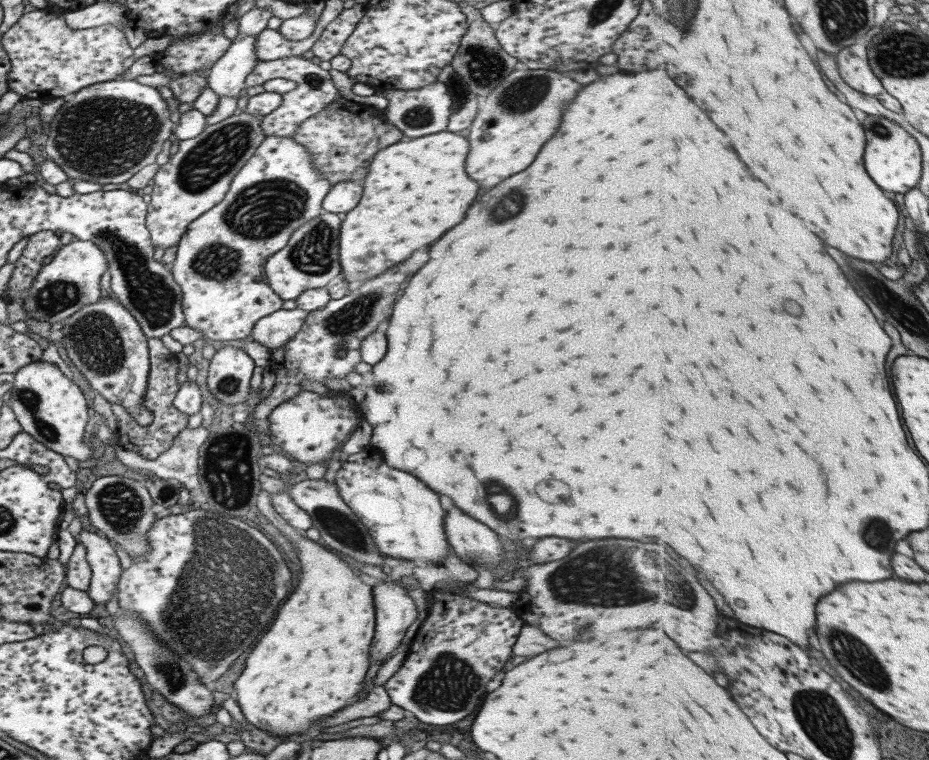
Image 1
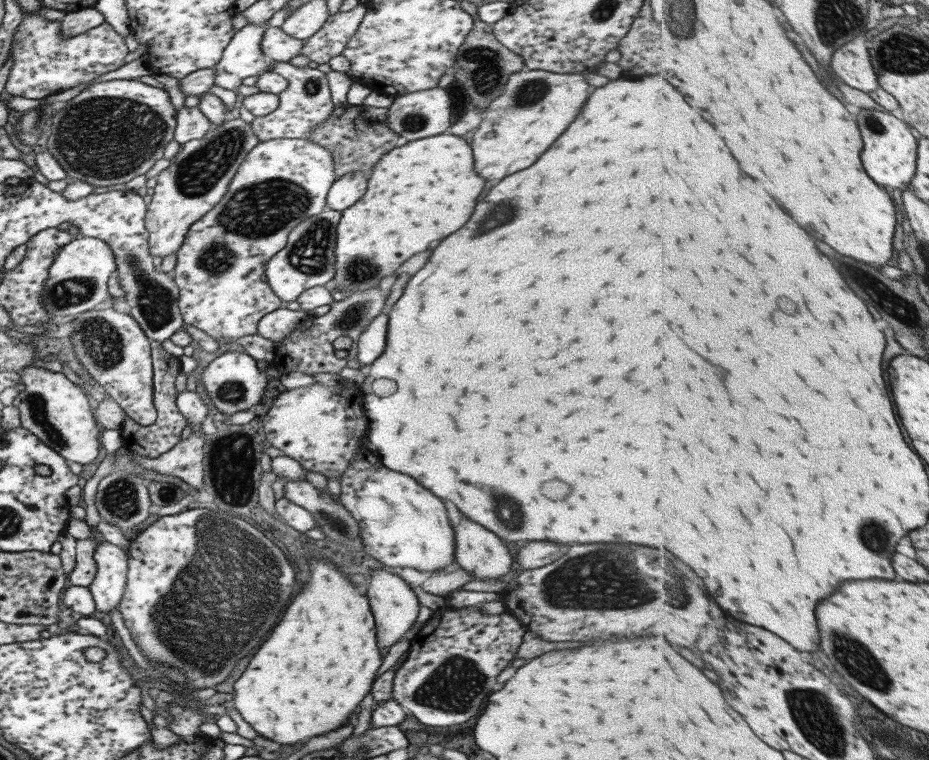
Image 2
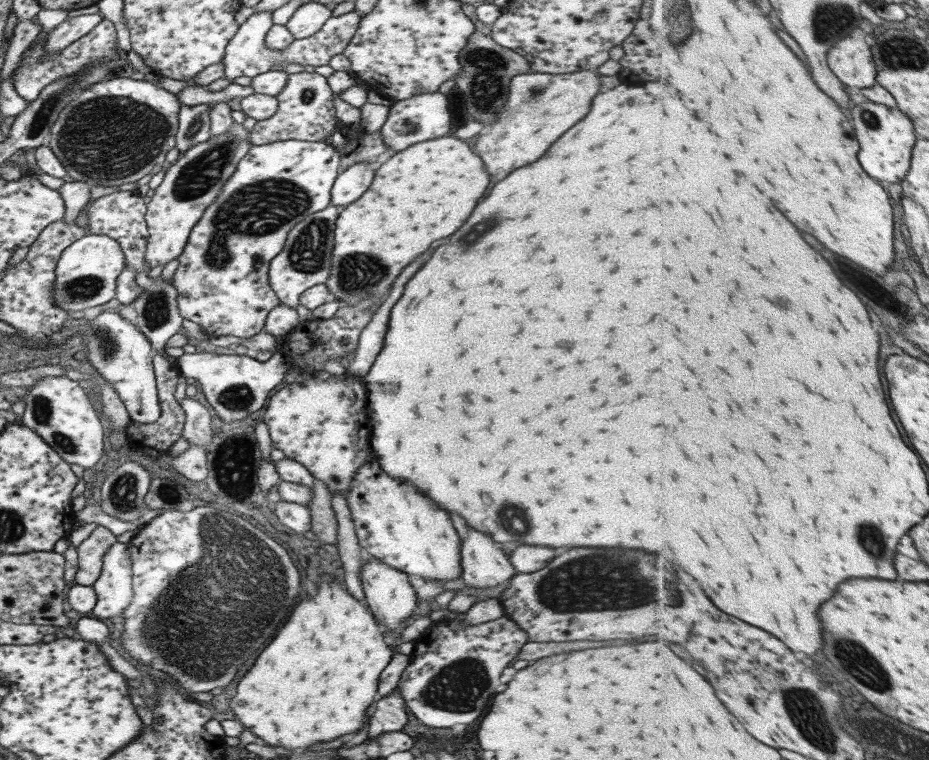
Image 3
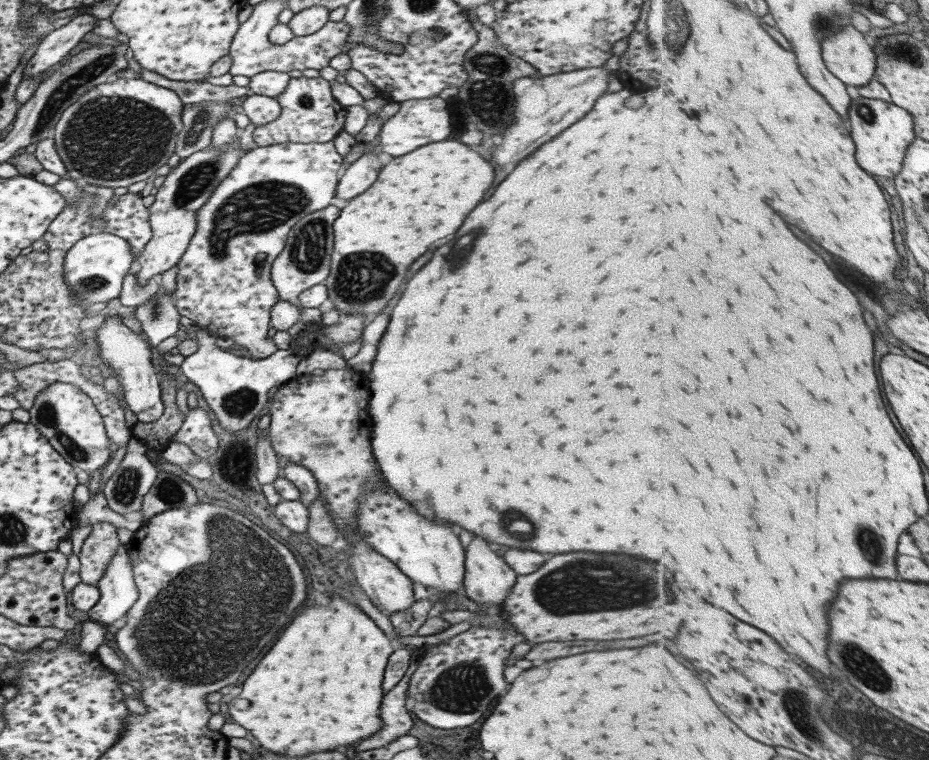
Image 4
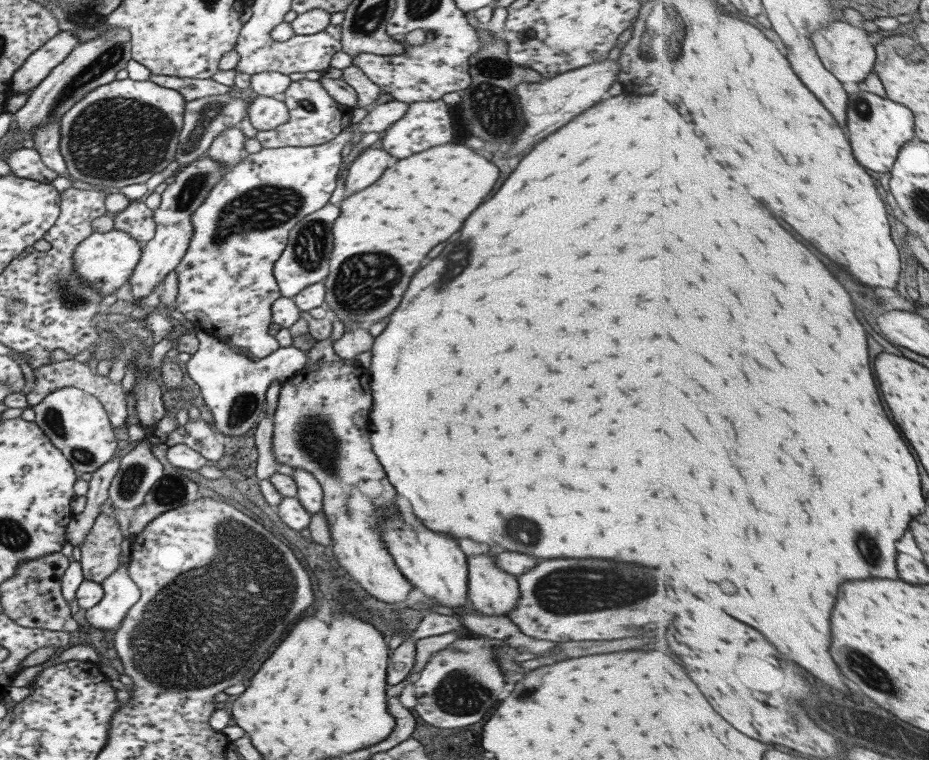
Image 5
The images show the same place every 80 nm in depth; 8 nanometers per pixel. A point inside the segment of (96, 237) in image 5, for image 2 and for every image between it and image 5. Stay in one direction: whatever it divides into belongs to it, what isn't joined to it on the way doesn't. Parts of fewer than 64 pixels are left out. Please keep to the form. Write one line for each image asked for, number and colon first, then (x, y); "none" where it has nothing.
2: (76, 281)
3: (85, 273)
4: (93, 268)

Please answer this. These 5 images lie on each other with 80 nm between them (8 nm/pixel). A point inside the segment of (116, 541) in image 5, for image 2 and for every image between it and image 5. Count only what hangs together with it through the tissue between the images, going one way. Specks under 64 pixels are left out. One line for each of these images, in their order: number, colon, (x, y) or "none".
2: (82, 573)
3: (89, 552)
4: (97, 548)

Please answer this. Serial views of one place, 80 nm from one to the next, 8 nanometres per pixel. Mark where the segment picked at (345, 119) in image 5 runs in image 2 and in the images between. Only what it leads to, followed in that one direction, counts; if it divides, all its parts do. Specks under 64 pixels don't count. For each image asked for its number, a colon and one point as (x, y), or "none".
2: (305, 103)
3: (304, 111)
4: (308, 113)

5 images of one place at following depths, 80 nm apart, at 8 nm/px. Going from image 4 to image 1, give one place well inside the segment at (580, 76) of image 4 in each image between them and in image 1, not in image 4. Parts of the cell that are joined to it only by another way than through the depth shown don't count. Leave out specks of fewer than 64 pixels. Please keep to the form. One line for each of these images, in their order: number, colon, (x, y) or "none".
1: (511, 122)
2: (534, 107)
3: (539, 107)

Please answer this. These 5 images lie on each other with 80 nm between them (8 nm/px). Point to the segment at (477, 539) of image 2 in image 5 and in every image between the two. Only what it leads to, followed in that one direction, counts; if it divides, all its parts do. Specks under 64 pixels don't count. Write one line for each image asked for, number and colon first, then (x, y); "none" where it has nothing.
3: (483, 564)
4: (486, 580)
5: (492, 592)

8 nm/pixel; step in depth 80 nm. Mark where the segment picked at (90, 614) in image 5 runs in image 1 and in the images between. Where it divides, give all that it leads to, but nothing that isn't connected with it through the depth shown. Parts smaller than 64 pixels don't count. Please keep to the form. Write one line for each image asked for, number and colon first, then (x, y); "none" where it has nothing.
1: (105, 573)
2: (106, 588)
3: (112, 589)
4: (117, 592)

